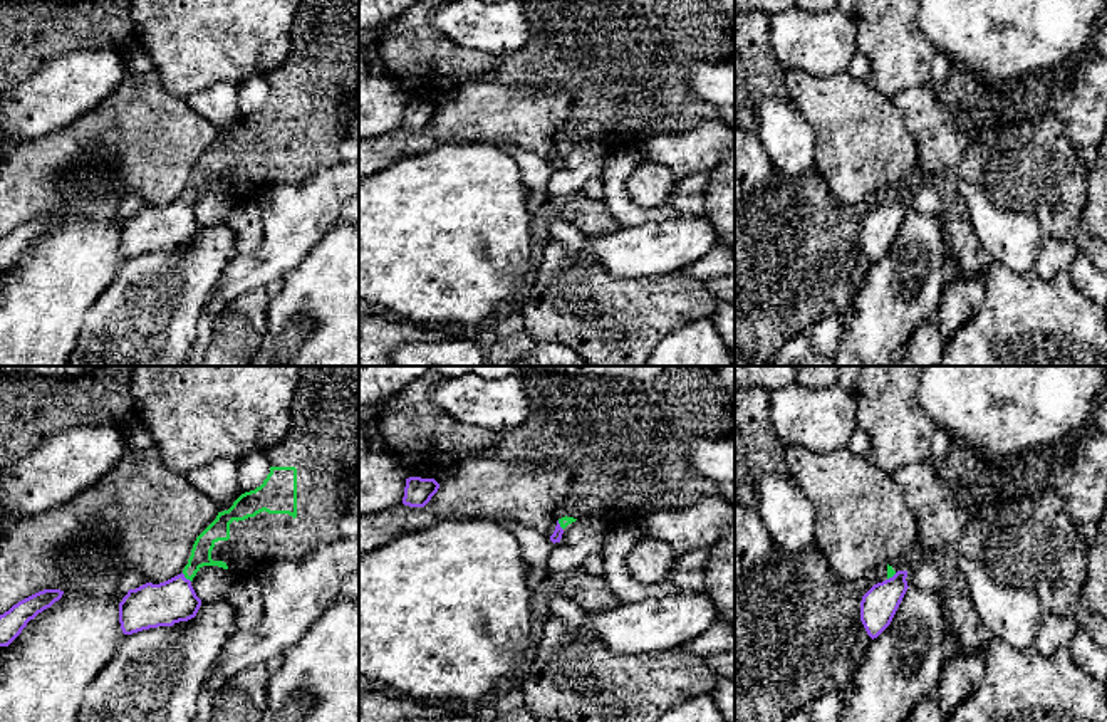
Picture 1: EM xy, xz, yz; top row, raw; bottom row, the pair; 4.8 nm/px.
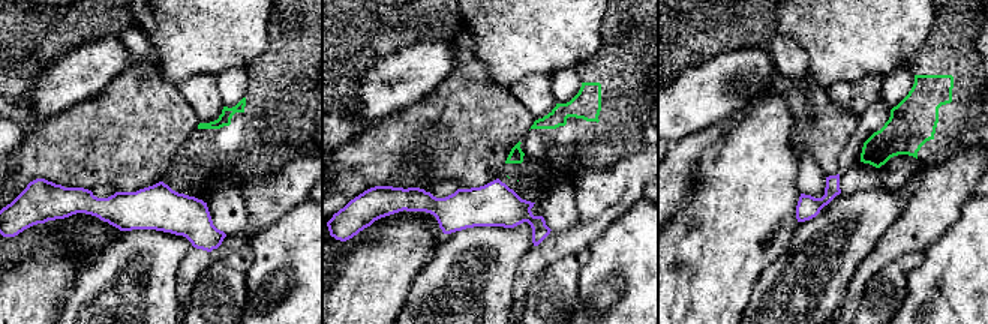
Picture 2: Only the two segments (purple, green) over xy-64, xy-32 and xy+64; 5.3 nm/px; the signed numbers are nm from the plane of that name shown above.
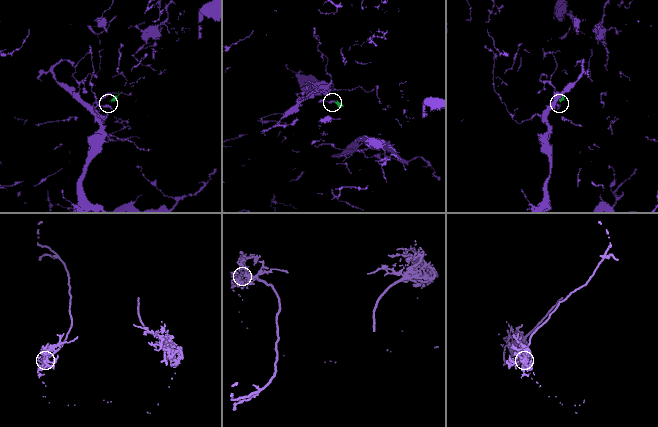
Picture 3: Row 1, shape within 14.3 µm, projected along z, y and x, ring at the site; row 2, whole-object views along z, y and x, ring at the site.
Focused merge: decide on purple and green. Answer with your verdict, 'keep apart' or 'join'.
keep apart

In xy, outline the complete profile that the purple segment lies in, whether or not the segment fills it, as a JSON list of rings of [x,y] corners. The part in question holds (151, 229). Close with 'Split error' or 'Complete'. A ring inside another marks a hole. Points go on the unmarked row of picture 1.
[[[178,198],[164,207],[146,207],[129,213],[119,227],[119,247],[124,259],[158,250],[173,250],[196,240],[201,223],[191,205]]]. Complete

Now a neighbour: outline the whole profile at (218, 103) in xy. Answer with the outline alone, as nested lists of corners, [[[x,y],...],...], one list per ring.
[[[216,82],[203,91],[184,96],[184,101],[218,129],[242,119],[236,82]]]

